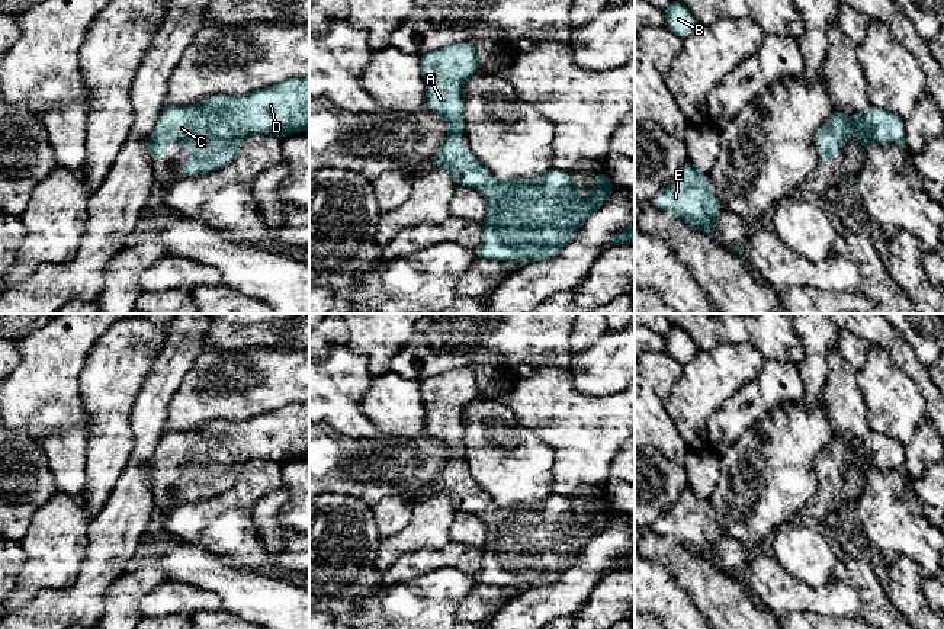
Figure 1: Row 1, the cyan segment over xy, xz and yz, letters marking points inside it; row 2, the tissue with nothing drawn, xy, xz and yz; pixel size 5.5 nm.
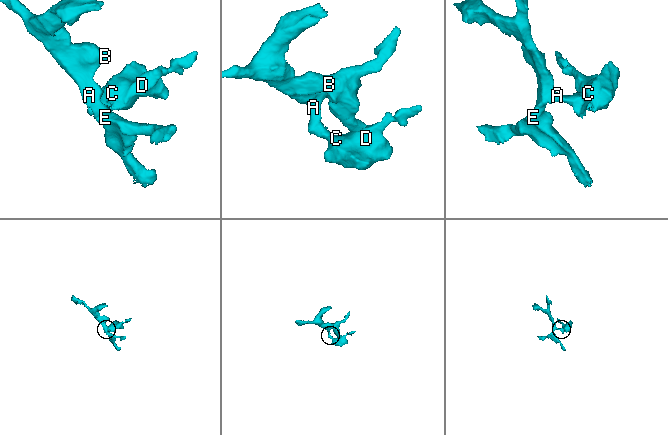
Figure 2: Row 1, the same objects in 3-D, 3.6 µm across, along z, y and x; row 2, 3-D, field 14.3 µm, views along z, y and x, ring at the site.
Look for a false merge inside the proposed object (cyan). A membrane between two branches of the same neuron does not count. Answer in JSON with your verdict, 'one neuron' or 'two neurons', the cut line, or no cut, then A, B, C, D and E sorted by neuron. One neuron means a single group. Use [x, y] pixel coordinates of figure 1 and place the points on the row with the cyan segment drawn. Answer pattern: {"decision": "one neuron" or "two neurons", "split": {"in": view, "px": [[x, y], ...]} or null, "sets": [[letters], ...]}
{"decision": "one neuron", "split": null, "sets": [["A", "B", "C", "D", "E"]]}

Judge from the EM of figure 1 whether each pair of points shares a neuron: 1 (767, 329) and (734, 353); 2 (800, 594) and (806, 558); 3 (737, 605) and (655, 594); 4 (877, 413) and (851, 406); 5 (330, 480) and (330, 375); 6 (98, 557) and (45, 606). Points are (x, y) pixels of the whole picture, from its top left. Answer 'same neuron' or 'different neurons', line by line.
1: different neurons
2: different neurons
3: different neurons
4: different neurons
5: different neurons
6: same neuron

